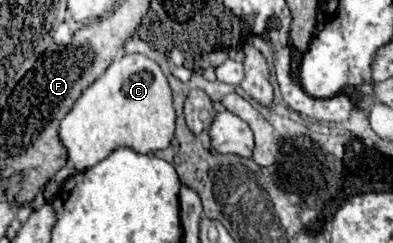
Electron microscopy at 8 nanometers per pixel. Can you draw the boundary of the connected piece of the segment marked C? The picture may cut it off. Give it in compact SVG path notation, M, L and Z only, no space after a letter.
M123 54L81 94L71 112L61 120L59 136L67 148L69 162L79 172L83 172L85 168L91 168L93 164L105 160L105 156L109 156L117 148L129 148L137 154L149 154L167 148L175 136L175 118L173 92L167 76L163 74L163 68L145 54Z

